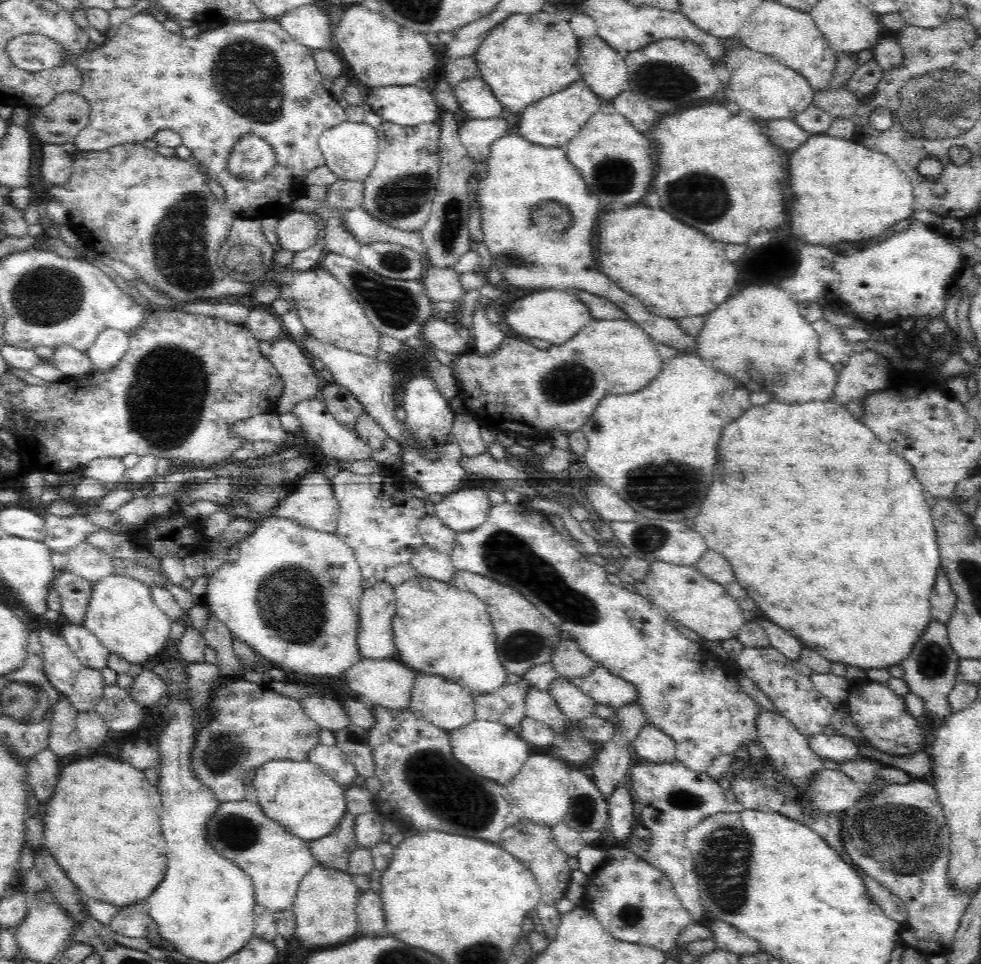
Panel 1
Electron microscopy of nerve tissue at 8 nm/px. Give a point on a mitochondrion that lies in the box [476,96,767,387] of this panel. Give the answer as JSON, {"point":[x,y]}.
{"point":[702,197]}

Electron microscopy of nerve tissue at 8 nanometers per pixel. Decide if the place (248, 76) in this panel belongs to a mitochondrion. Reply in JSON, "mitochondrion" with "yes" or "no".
{"mitochondrion":"yes"}

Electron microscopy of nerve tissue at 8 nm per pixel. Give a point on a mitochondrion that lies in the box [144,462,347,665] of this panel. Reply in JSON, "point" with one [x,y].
{"point":[289,599]}

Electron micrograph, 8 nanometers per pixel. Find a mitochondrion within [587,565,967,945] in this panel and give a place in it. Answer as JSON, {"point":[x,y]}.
{"point":[904,839]}

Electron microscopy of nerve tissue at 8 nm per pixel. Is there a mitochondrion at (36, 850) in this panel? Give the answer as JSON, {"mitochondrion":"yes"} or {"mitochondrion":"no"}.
{"mitochondrion":"no"}

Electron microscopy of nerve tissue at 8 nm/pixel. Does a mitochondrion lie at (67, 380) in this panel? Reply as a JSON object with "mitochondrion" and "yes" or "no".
{"mitochondrion":"no"}

